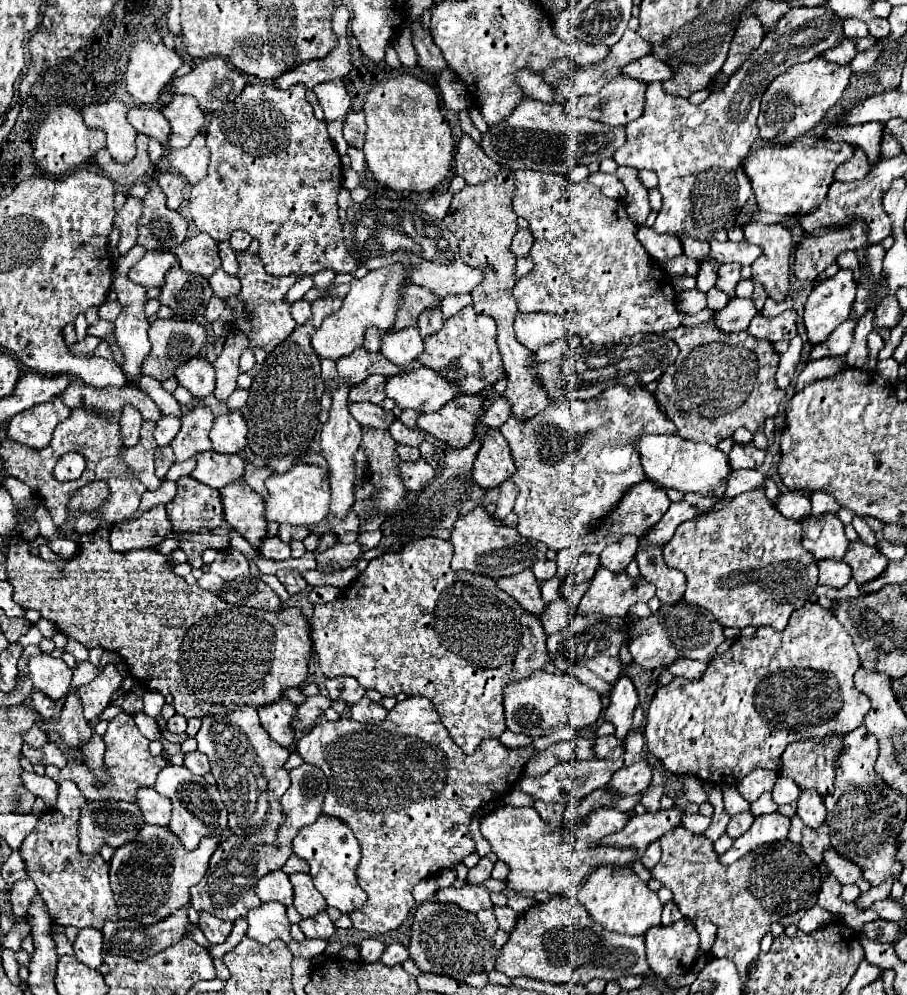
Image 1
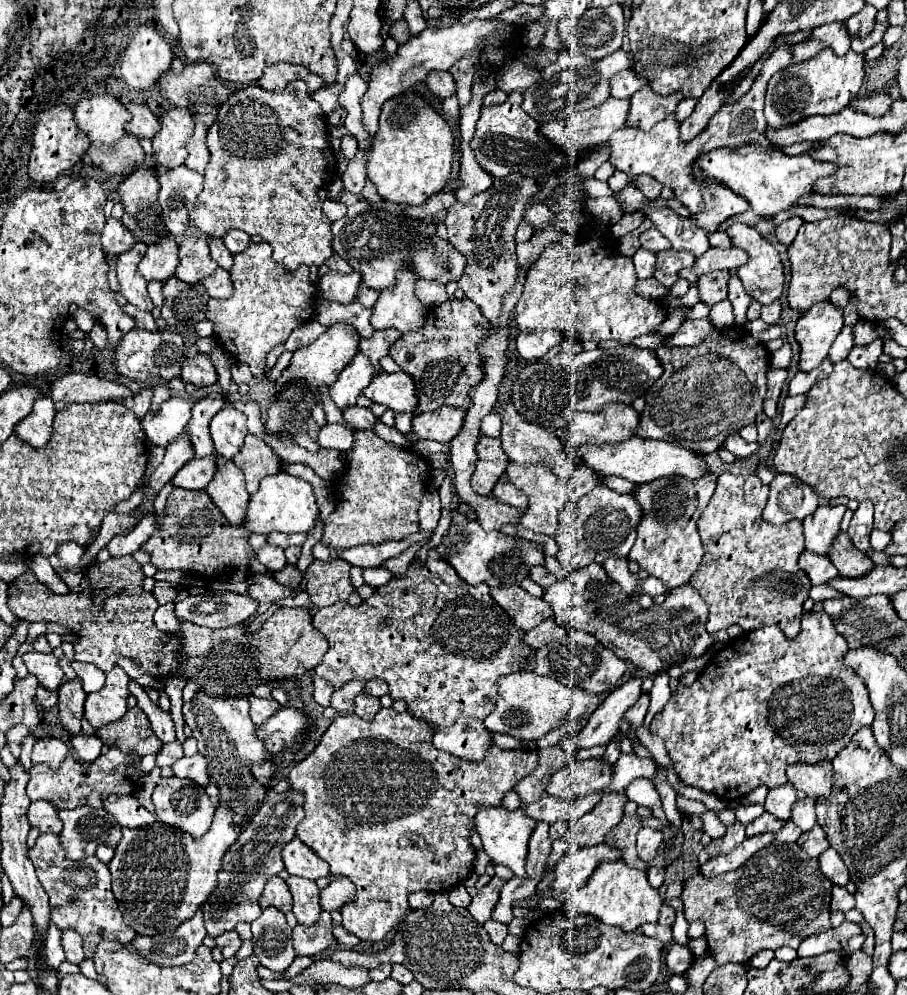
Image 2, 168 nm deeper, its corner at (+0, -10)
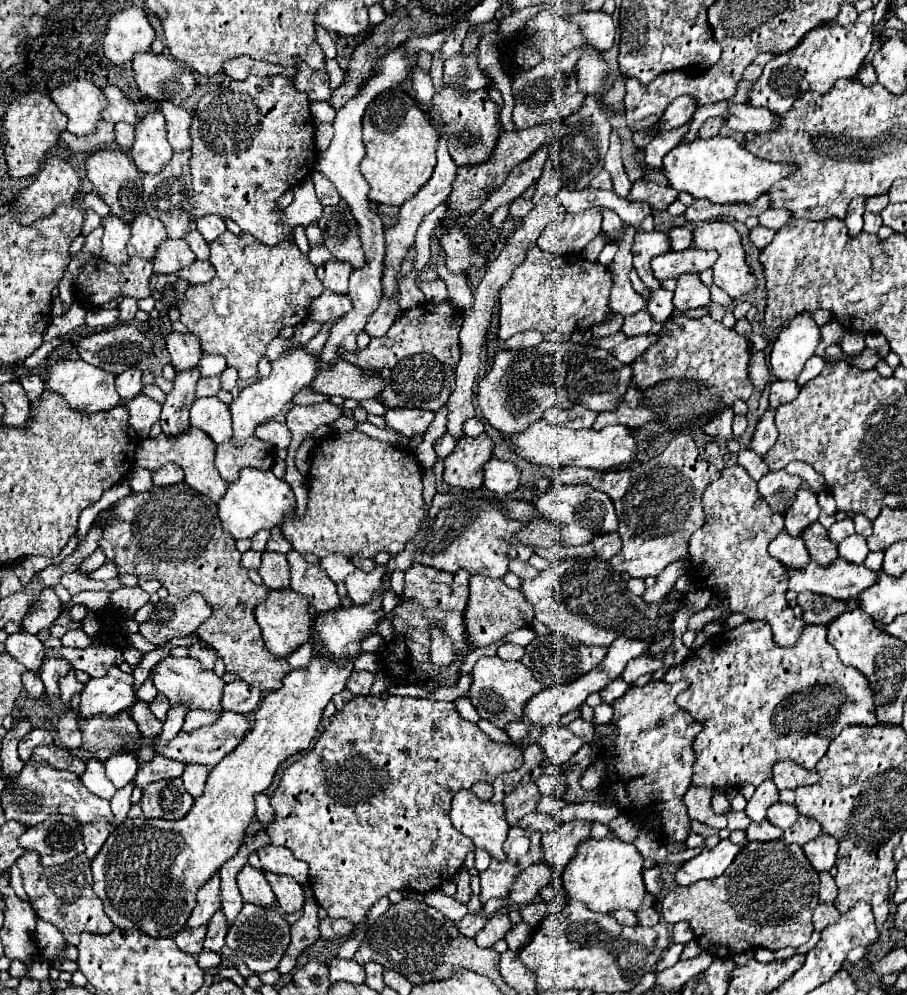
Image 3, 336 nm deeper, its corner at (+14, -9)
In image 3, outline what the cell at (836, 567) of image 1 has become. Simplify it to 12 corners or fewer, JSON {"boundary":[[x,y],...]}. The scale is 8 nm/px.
{"boundary":[[786,530],[770,542],[770,554],[786,568],[802,568],[810,556],[802,538]]}

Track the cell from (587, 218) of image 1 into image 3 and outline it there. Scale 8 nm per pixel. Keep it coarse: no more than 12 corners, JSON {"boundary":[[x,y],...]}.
{"boundary":[[528,250],[498,294],[498,340],[608,320],[612,276]]}

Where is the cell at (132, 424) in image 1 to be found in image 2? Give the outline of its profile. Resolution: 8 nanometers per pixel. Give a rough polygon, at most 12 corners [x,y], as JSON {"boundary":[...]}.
{"boundary":[[140,391],[122,403],[142,419],[150,409],[152,391]]}

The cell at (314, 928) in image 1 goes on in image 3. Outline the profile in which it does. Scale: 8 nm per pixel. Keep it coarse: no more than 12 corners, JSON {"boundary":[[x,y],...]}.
{"boundary":[[306,898],[304,914],[292,928],[292,942],[276,968],[296,968],[304,948],[320,938],[318,904]]}

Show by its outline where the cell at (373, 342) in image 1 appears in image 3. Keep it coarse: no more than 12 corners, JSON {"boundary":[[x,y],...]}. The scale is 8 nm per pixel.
{"boundary":[[324,290],[312,300],[308,316],[328,322],[350,312],[346,294]]}

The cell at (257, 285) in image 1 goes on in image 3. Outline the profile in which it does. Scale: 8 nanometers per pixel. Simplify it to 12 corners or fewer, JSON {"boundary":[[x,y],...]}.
{"boundary":[[230,230],[182,324],[240,378],[324,290],[294,242]]}

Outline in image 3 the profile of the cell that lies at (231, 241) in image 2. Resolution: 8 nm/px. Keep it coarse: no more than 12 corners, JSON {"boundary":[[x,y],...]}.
{"boundary":[[216,214],[196,220],[206,242],[216,240],[226,224]]}

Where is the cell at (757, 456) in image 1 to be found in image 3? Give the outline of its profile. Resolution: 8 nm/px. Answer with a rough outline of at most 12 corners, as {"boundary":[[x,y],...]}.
{"boundary":[[722,410],[706,424],[712,440],[726,440],[732,434],[734,410]]}

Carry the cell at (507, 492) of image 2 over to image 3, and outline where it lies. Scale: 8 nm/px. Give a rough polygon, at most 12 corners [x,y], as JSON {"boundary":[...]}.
{"boundary":[[490,458],[484,486],[498,496],[518,488],[520,470],[512,462]]}

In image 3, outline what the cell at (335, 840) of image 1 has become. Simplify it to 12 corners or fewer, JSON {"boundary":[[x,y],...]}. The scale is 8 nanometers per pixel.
{"boundary":[[284,846],[260,848],[262,870],[308,880],[306,862]]}

